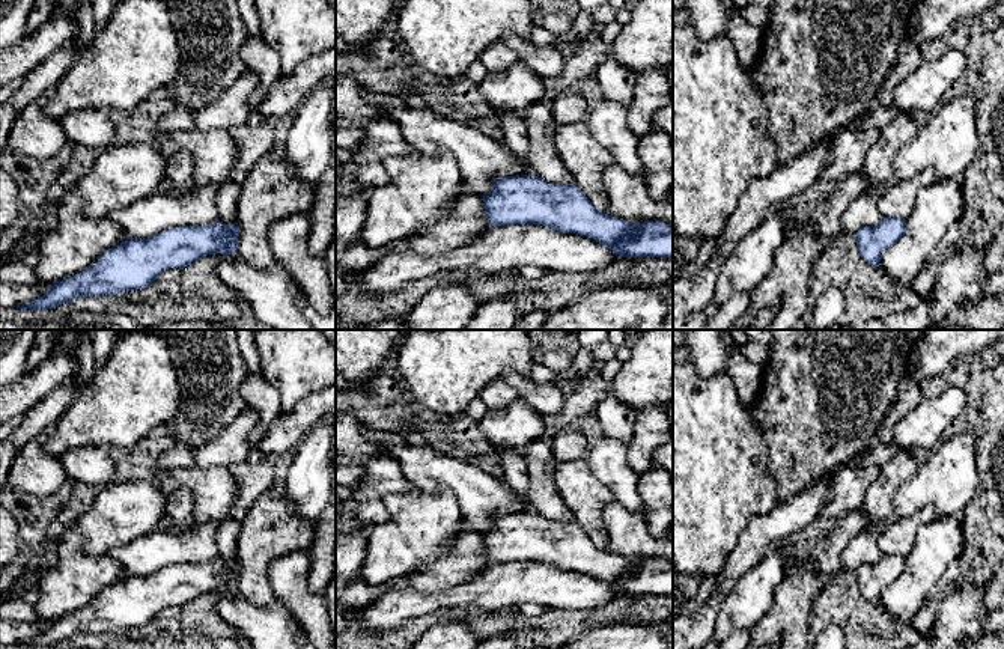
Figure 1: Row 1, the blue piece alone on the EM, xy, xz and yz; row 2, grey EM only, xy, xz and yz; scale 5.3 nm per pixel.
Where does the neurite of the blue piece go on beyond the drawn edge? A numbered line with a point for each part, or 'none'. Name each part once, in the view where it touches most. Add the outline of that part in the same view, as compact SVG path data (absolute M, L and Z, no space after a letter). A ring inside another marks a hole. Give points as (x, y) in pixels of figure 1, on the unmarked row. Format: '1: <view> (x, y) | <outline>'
none

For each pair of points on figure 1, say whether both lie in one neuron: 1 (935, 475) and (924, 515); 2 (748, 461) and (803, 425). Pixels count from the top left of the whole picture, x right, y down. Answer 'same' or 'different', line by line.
1: different
2: different

